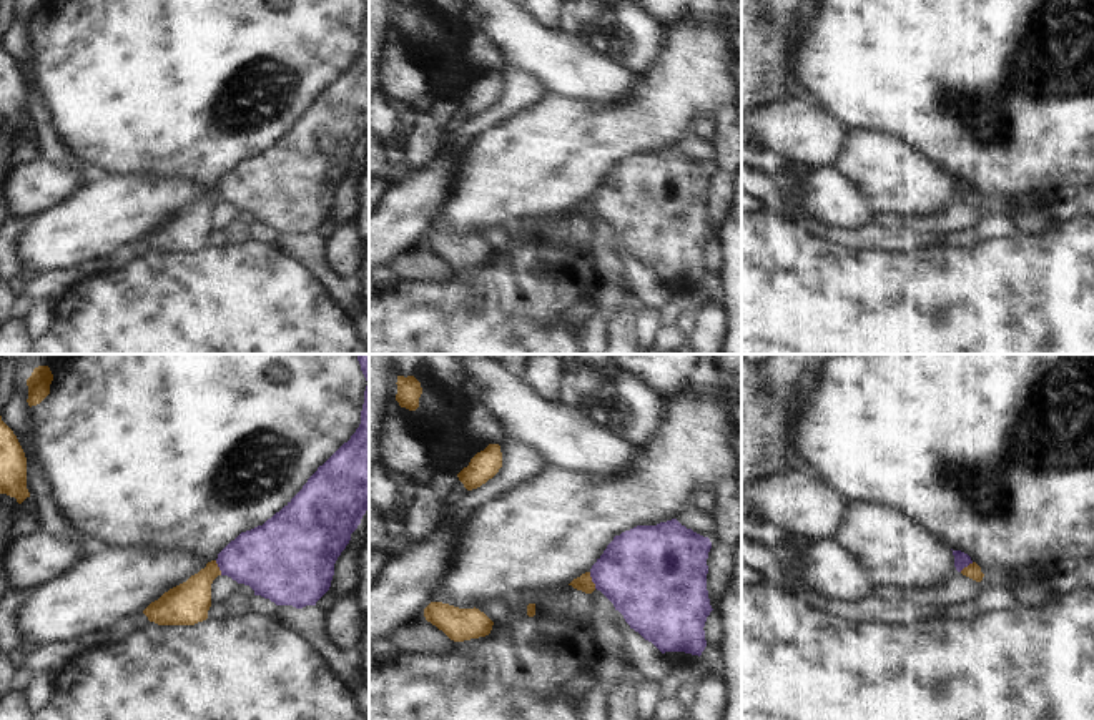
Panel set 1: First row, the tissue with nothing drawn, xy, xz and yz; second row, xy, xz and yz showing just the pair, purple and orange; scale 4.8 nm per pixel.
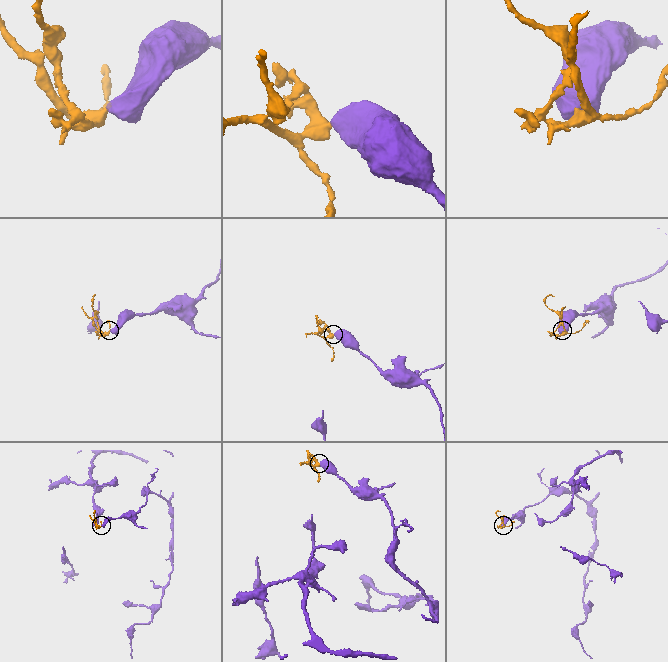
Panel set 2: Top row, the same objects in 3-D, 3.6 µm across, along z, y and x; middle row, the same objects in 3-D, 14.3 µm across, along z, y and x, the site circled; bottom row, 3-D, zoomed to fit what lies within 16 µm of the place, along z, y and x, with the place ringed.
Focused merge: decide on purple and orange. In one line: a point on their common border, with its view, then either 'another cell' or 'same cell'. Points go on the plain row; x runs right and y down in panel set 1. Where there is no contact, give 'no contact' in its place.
meets purple in xz at (592, 208); another cell

